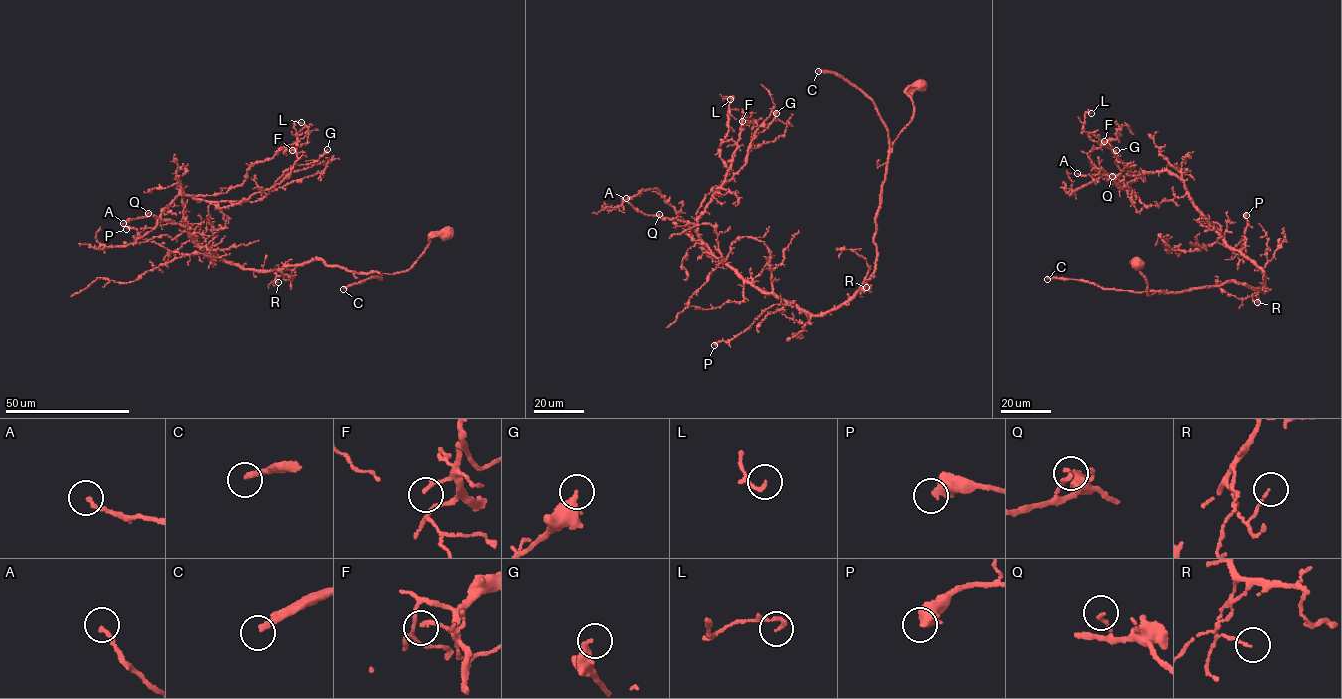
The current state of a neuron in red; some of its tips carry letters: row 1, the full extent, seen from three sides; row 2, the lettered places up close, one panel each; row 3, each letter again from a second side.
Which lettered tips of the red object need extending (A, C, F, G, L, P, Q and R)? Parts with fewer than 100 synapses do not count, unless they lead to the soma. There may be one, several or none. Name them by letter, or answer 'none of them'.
C

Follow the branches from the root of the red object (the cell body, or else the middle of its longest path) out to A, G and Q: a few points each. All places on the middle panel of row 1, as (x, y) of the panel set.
A: (920, 84), (889, 154), (875, 270), (823, 313), (809, 315), (736, 273), (710, 224), (647, 215), (626, 198)
G: (920, 84), (889, 154), (875, 270), (820, 314), (763, 292), (697, 232), (698, 217), (776, 113)
Q: (920, 84), (889, 154), (875, 270), (836, 308), (809, 315), (766, 293), (723, 260), (710, 224), (659, 214)

